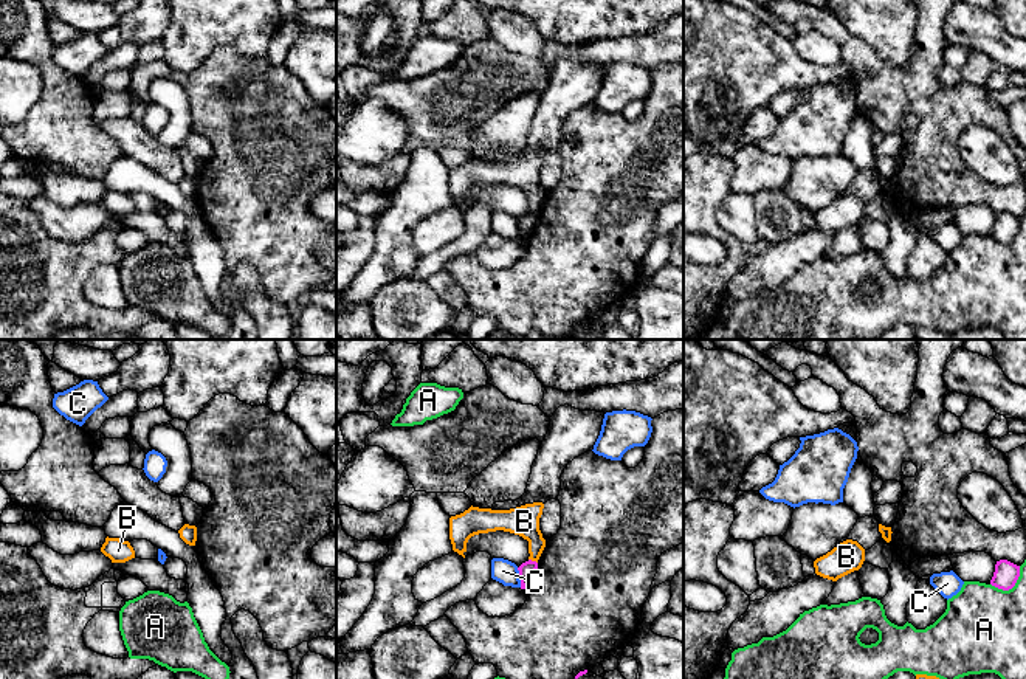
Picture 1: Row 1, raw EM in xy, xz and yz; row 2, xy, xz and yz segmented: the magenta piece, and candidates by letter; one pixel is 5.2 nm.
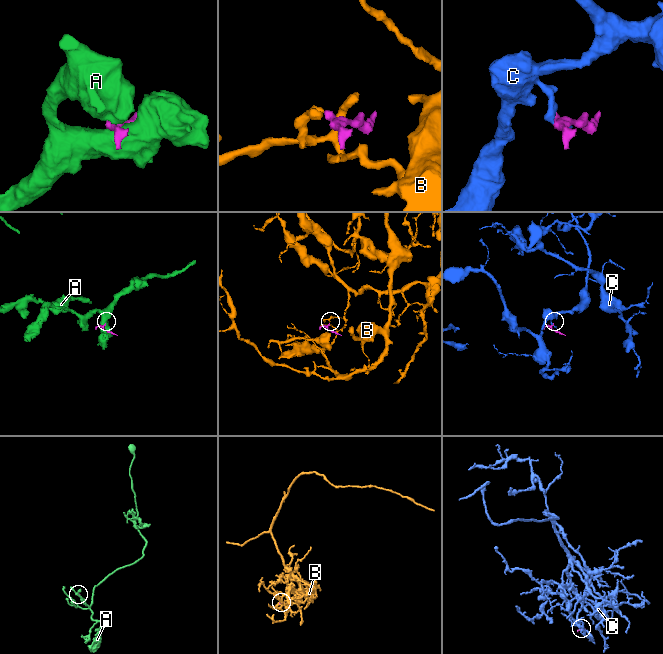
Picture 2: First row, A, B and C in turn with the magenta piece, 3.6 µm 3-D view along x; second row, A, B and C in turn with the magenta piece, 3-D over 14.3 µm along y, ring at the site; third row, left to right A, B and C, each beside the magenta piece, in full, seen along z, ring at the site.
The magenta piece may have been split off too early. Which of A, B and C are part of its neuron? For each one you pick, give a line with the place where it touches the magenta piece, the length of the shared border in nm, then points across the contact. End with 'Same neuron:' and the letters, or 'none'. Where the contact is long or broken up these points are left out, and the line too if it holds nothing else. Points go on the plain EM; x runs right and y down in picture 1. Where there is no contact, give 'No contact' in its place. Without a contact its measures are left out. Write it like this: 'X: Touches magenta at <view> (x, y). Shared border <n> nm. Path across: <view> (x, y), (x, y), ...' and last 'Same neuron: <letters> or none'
Same neuron: none

